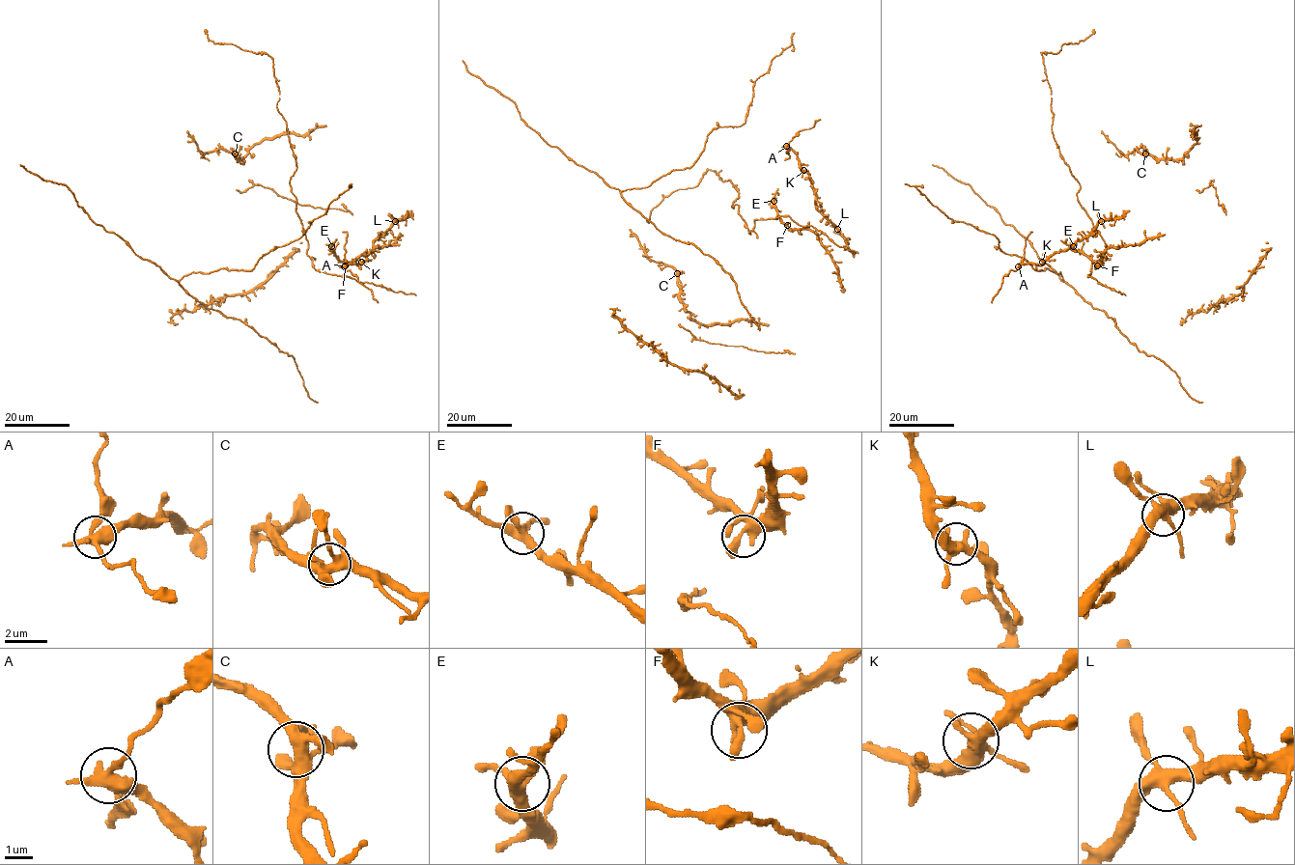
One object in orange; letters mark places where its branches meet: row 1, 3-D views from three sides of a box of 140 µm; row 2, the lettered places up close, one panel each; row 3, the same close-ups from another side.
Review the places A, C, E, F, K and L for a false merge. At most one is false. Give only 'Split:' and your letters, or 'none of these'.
Split: A

